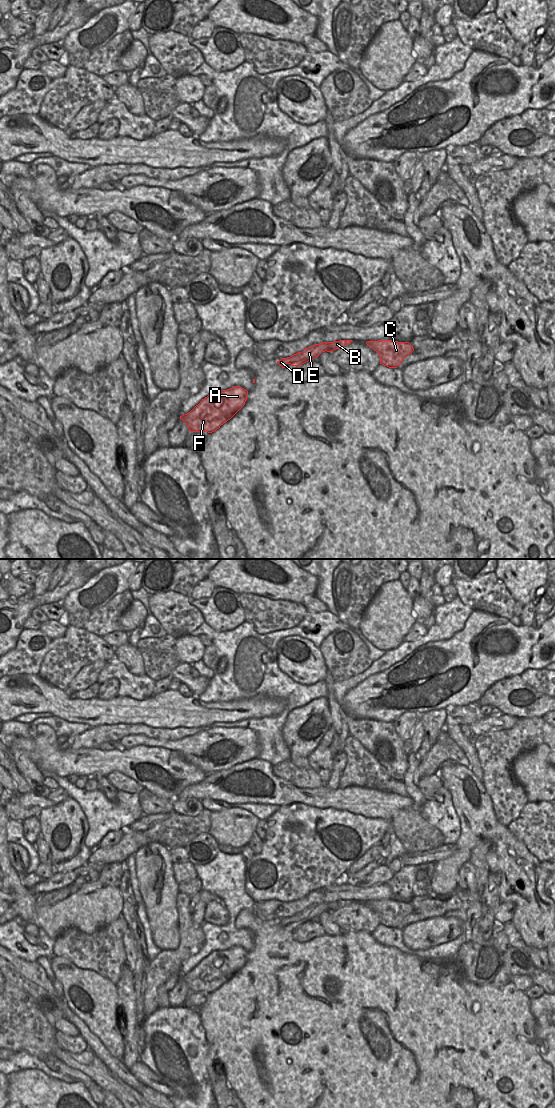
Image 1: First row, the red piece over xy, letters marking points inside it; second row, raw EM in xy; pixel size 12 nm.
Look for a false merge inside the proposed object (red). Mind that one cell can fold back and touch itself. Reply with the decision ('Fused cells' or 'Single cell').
Fused cells

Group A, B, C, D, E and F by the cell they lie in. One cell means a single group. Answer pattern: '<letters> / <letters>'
A D E F / B C

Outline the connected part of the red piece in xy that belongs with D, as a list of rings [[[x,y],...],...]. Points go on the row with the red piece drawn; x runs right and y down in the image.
[[[322,342],[320,344],[312,345],[304,349],[302,352],[298,352],[290,357],[282,358],[280,361],[277,361],[277,363],[282,368],[286,368],[287,364],[299,367],[300,365],[313,360],[315,357],[318,357],[322,352],[325,352],[327,350],[327,343]]]

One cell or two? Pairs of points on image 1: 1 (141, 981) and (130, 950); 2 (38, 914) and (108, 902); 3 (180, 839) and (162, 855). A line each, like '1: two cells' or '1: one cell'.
1: one cell
2: one cell
3: two cells

